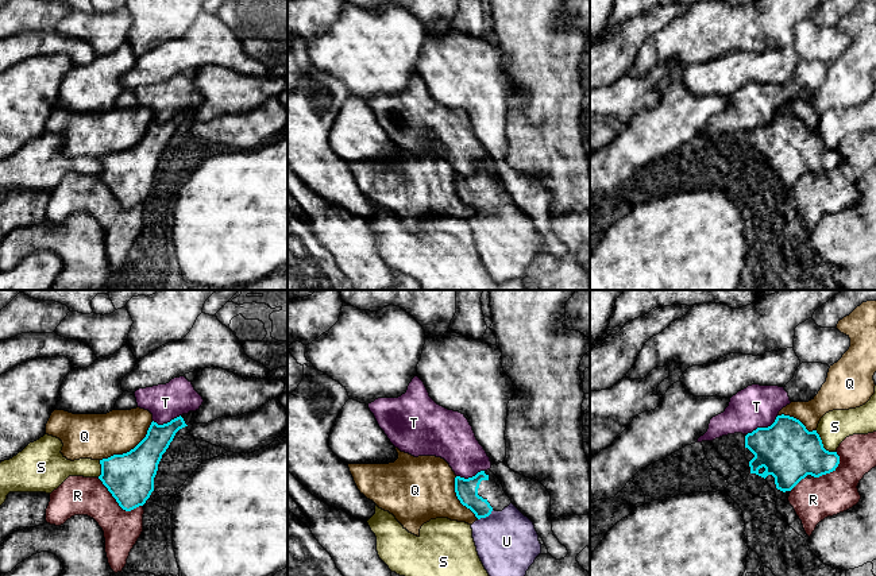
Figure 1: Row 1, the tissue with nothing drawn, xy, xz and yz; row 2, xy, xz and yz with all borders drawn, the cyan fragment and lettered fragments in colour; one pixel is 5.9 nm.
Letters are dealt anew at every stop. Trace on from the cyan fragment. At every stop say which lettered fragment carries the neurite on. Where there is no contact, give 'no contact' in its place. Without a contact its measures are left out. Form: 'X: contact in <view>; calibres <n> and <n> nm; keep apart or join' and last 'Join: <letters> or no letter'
Q: contact in xy; calibres 280 and 280 nm; keep apart
R: contact in xy; calibres 280 and 240 nm; keep apart
S: contact in yz; calibres 340 and 190 nm; keep apart
T: contact in yz; calibres 340 and 260 nm; keep apart
U: contact in xz; calibres 130 and 380 nm; join
Join: U

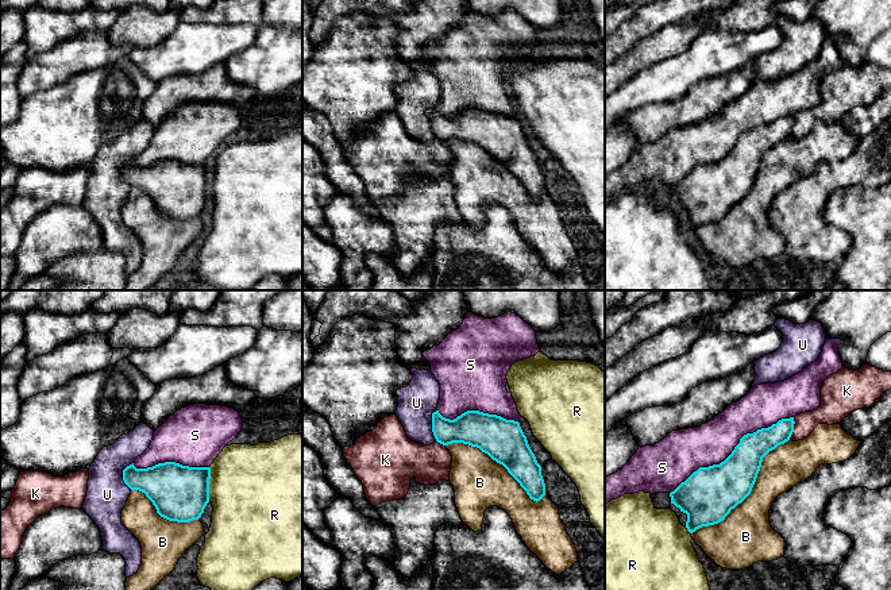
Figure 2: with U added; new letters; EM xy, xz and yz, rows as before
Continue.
B: contact in yz; calibres 320 and 320 nm; keep apart
K: contact in yz; calibres 160 and 150 nm; keep apart
R: contact in xy; calibres 340 and 500 nm; keep apart
S: contact in yz; calibres 280 and 260 nm; keep apart
U: contact in xz; calibres 200 and 220 nm; keep apart
Join: no letter

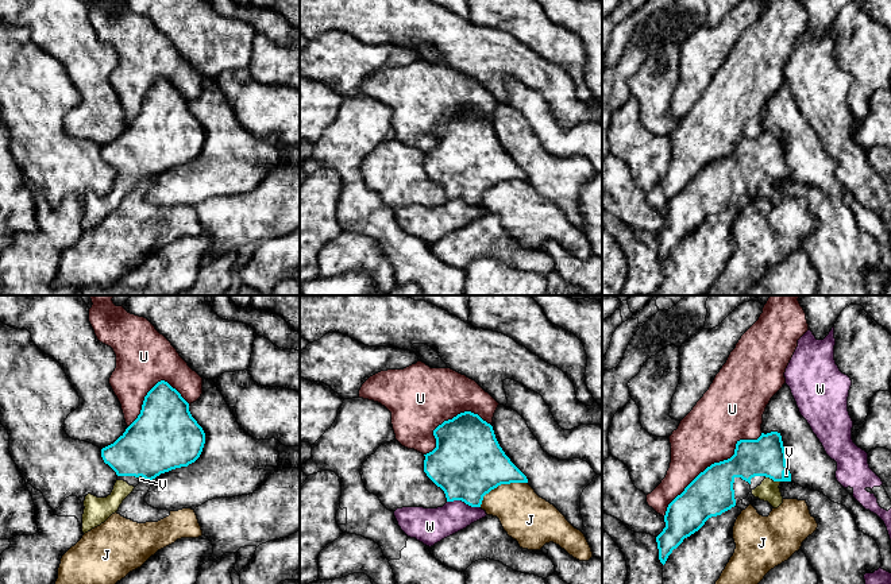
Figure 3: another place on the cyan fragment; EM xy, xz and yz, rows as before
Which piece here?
J: contact in xz; calibres 420 and 300 nm; keep apart
U: contact in yz; calibres 260 and 340 nm; keep apart
V: contact in yz; calibres 240 and 130 nm; join
W: contact in xz; calibres 420 and 200 nm; keep apart
Join: V

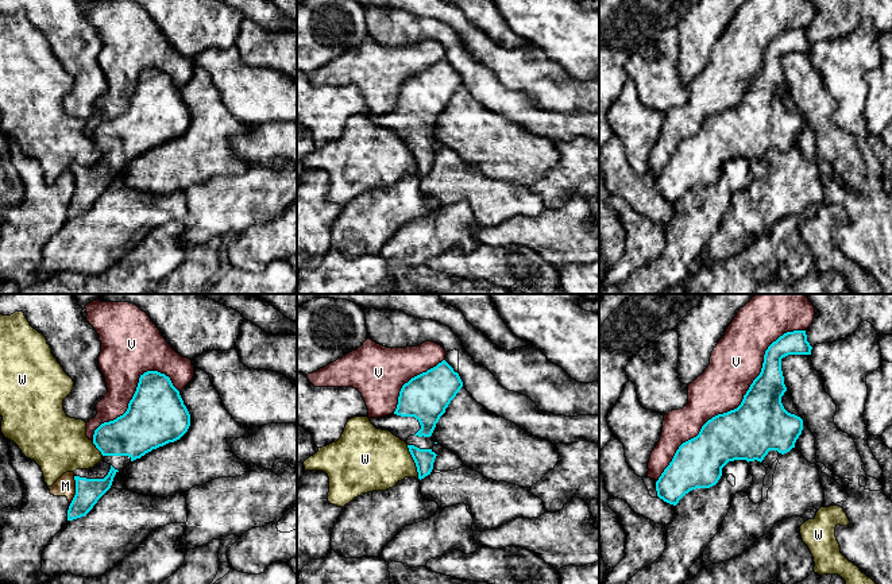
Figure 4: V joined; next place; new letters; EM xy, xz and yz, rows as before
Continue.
M: contact in xy; calibres 160 and 120 nm; keep apart
V: contact in yz; calibres 340 and 300 nm; keep apart
W: contact in xz; calibres 120 and 360 nm; keep apart
Join: no letter

